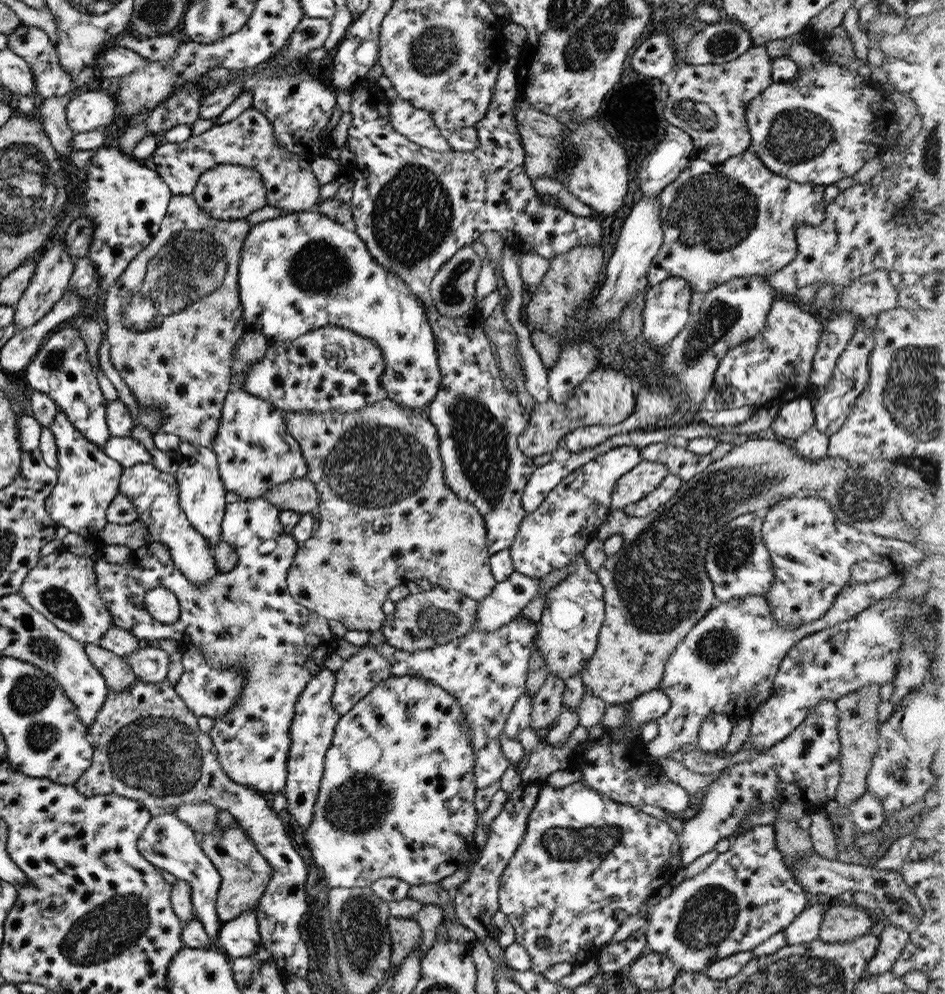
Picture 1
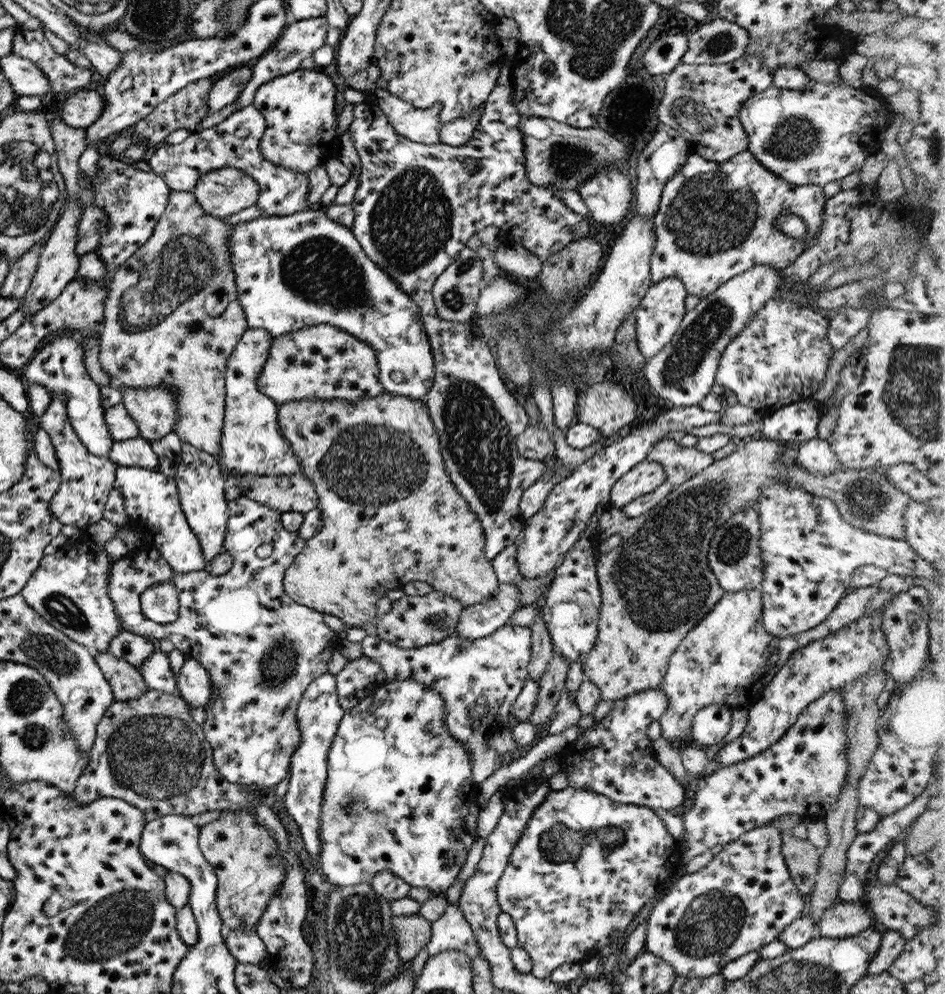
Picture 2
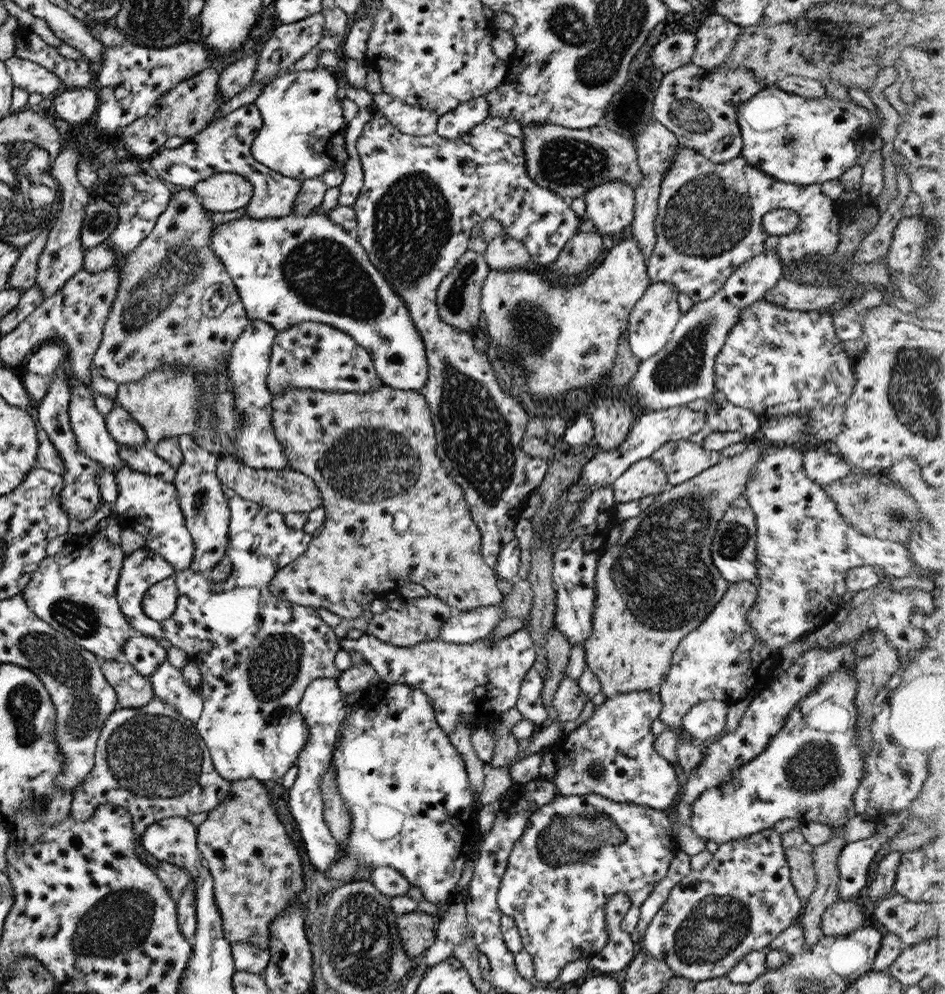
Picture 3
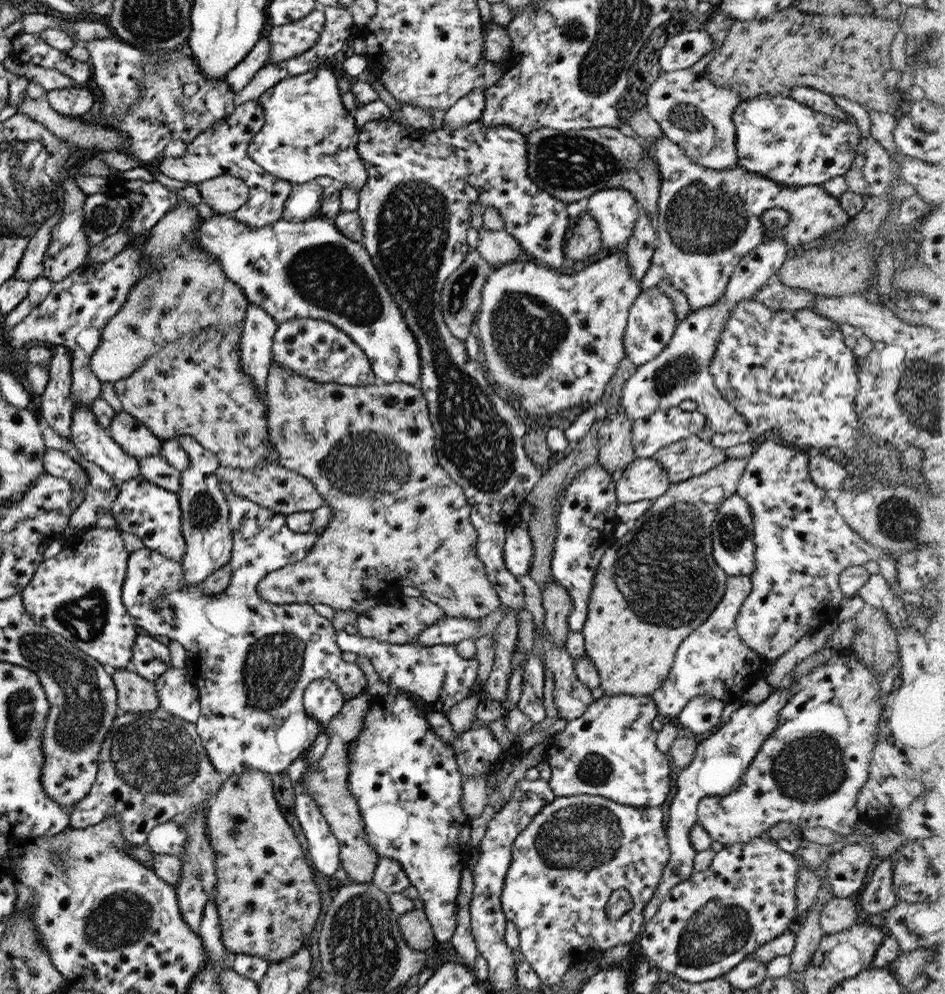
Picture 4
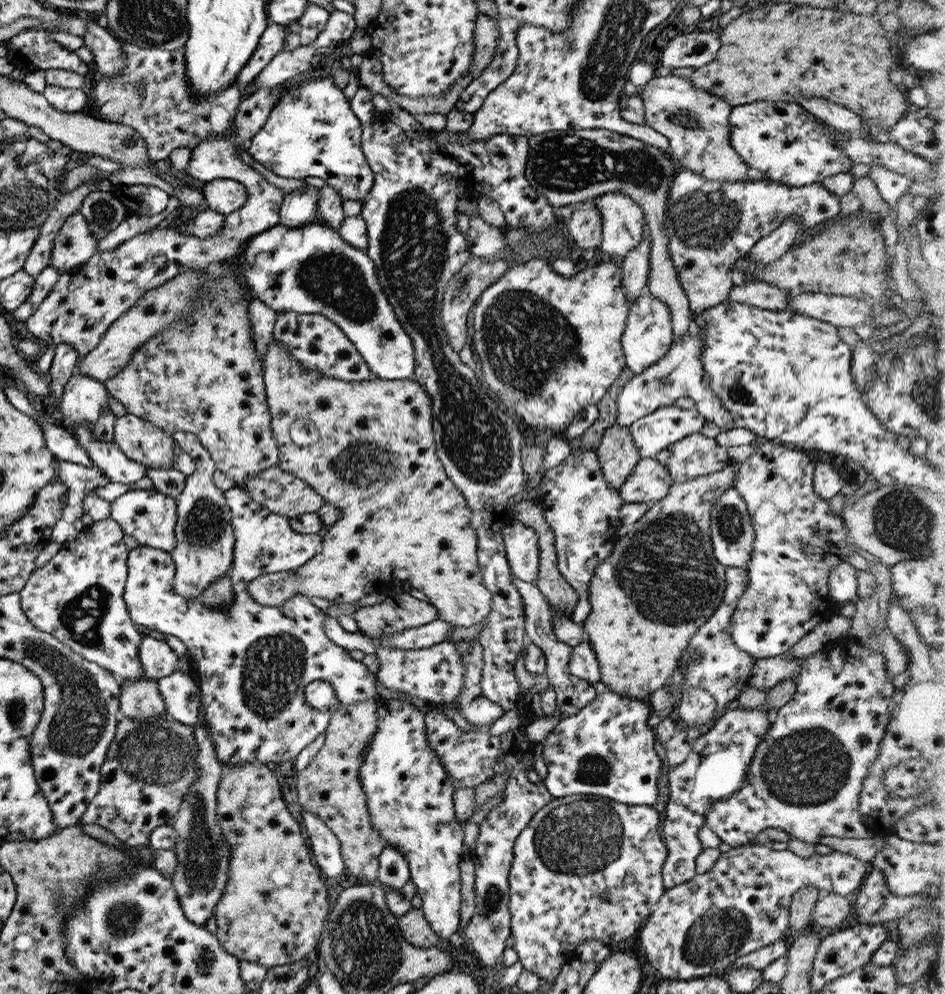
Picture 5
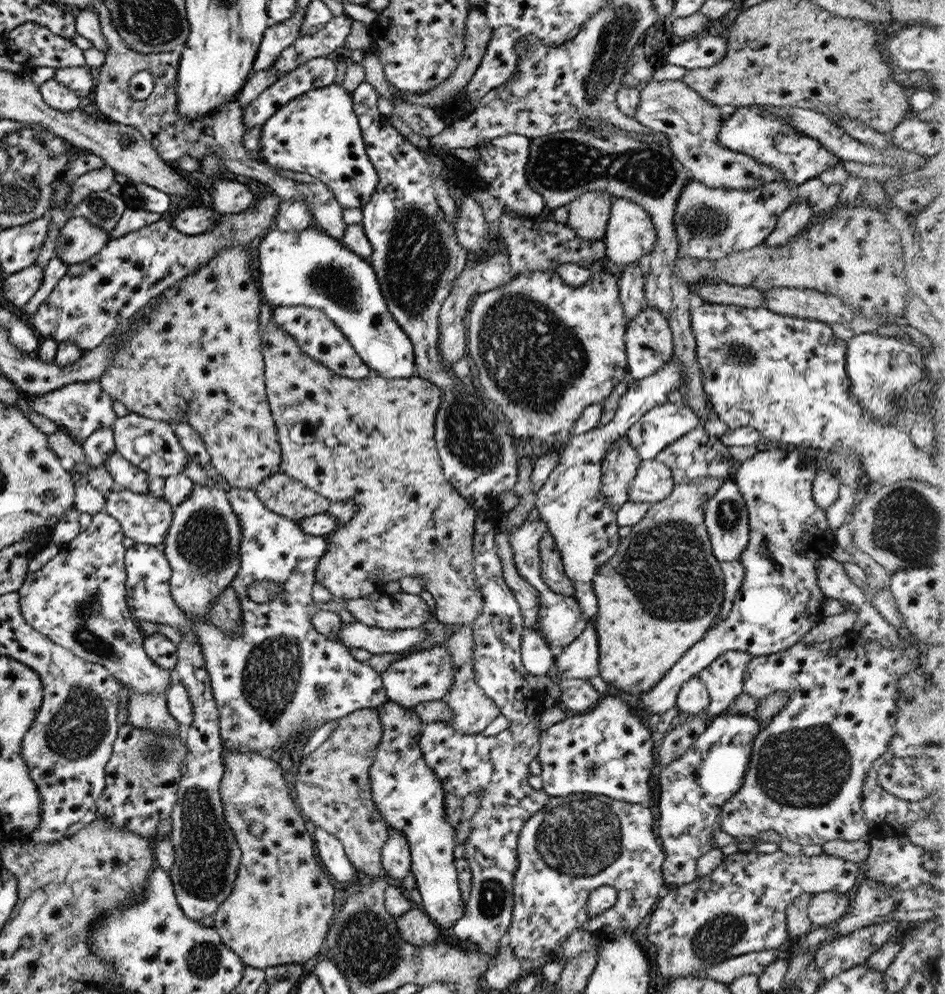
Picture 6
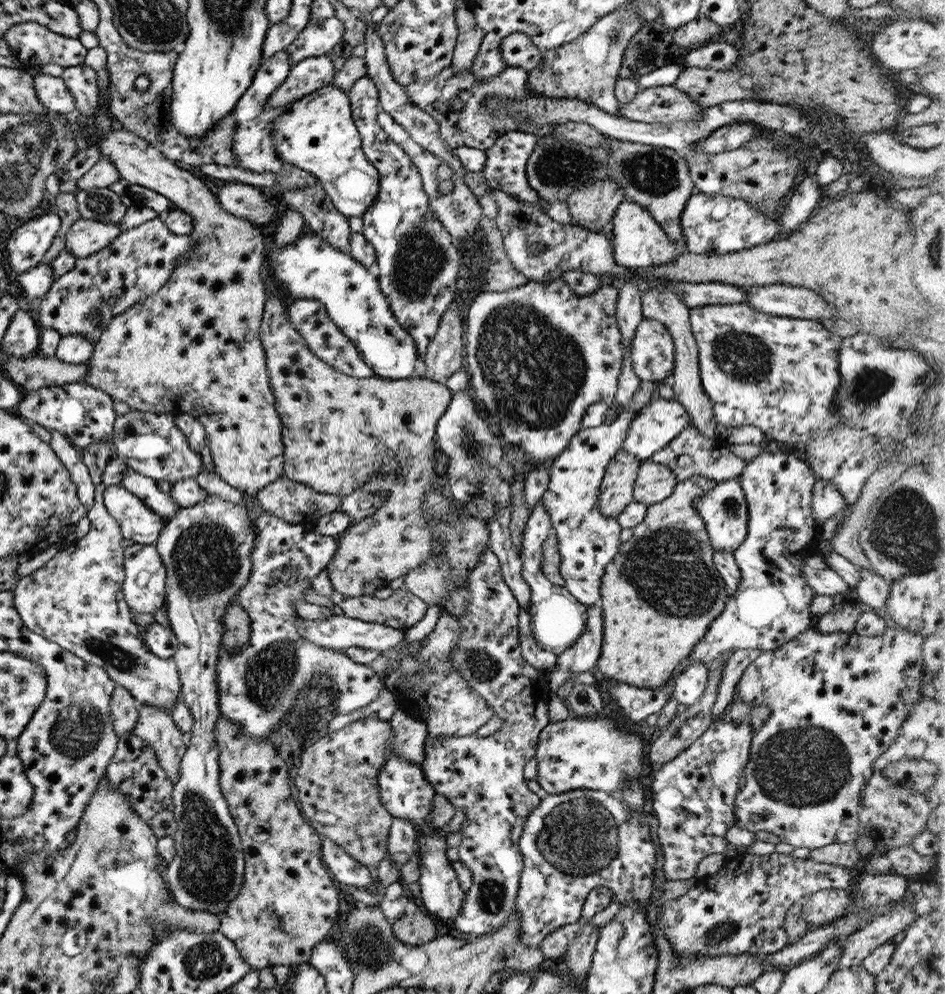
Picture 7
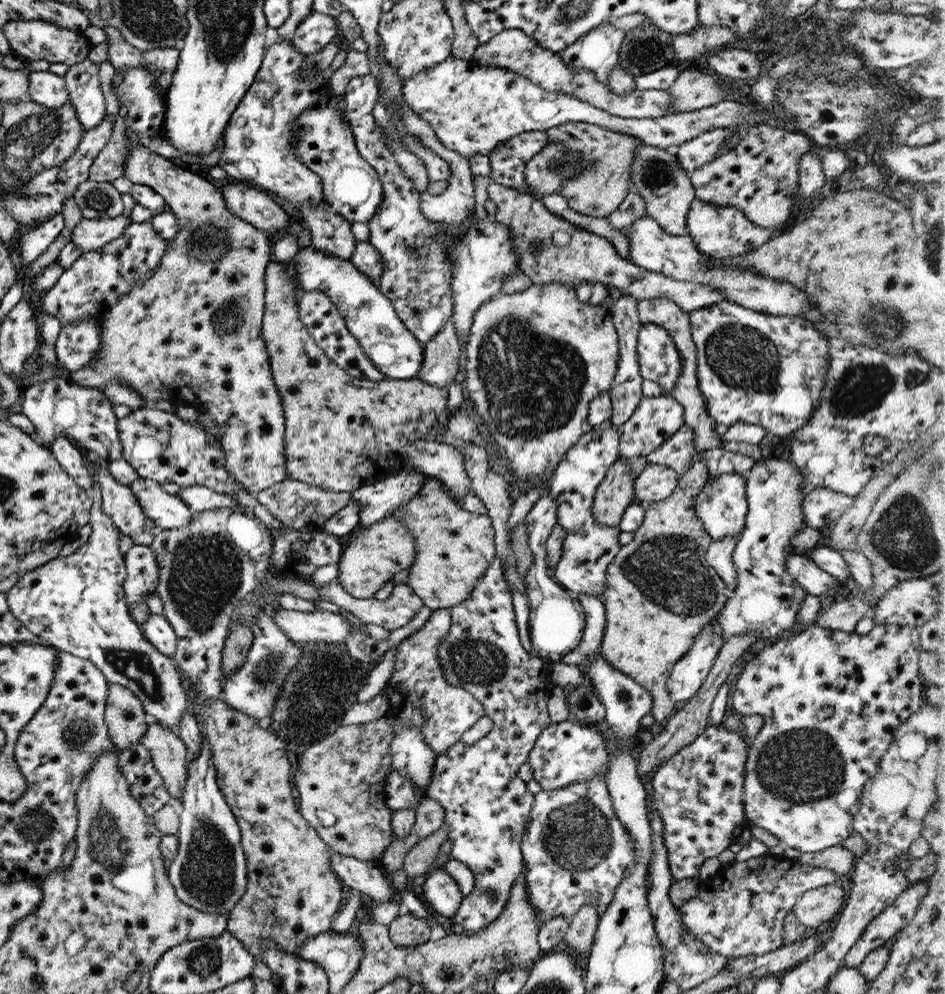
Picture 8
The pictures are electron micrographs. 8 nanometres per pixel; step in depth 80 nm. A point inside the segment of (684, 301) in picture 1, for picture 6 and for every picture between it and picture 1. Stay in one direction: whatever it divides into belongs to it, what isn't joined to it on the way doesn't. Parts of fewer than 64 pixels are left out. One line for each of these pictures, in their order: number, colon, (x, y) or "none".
2: (661, 309)
3: (651, 320)
4: (650, 322)
5: (647, 335)
6: (647, 338)

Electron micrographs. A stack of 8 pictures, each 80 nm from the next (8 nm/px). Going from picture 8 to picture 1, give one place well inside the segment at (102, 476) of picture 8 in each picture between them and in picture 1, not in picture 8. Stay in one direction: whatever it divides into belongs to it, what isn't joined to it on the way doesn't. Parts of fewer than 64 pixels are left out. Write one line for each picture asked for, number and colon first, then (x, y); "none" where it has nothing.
1: (153, 494)
2: (150, 500)
3: (148, 505)
4: (148, 511)
5: (146, 515)
6: (143, 518)
7: (136, 523)

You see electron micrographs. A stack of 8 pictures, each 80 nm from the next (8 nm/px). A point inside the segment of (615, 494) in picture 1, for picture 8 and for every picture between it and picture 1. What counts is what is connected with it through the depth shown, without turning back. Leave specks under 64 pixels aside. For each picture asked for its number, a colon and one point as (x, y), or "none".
2: (643, 478)
3: (643, 478)
4: (643, 479)
5: (648, 482)
6: (652, 482)
7: (654, 482)
8: (655, 482)

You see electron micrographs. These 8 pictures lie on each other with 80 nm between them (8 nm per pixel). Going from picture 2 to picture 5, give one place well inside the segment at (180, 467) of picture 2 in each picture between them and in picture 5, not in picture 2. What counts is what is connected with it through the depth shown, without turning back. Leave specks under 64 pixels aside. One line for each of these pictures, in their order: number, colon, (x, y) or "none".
3: (205, 513)
4: (204, 526)
5: (204, 539)

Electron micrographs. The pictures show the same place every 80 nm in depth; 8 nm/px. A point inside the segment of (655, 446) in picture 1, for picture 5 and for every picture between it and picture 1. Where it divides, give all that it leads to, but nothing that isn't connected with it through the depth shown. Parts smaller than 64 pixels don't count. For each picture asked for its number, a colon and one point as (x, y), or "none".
2: (679, 463)
3: (680, 461)
4: (689, 457)
5: (695, 455)

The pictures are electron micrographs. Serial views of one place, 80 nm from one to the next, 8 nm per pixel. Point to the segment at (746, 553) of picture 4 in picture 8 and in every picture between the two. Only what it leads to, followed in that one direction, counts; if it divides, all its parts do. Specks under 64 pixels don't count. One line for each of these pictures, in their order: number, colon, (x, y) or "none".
5: (731, 535)
6: (725, 516)
7: (723, 511)
8: (720, 506)

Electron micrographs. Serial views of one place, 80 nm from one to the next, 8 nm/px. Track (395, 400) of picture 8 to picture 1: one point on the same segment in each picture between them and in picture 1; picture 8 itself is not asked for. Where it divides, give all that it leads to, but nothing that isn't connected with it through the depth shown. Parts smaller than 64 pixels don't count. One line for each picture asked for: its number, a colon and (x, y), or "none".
1: (384, 516)
2: (374, 463)
3: (370, 454)
4: (396, 517)
5: (402, 520)
6: (375, 446)
7: (340, 434)

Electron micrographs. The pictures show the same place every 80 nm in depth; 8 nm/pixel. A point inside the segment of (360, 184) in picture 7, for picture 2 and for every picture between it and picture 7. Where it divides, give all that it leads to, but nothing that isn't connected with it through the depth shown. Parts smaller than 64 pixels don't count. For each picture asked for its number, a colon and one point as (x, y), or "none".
2: (300, 133)
3: (302, 126)
4: (307, 132)
5: (310, 131)
6: (317, 133)

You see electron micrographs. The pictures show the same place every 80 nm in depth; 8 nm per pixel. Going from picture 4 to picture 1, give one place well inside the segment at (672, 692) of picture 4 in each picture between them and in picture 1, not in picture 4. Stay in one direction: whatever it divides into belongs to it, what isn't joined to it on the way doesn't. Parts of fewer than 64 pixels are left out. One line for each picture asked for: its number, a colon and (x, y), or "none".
1: (725, 664)
2: (726, 658)
3: (720, 660)

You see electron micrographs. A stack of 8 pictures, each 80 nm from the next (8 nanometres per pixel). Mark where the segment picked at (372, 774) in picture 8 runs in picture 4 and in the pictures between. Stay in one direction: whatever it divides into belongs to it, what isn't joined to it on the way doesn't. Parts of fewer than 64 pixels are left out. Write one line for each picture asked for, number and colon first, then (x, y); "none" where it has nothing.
4: (326, 781)
5: (329, 787)
6: (332, 790)
7: (337, 795)

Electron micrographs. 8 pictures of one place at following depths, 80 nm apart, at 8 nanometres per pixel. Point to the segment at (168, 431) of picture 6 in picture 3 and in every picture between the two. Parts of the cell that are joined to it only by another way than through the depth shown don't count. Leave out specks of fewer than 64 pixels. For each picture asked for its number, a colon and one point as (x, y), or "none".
3: (126, 432)
4: (134, 439)
5: (139, 440)

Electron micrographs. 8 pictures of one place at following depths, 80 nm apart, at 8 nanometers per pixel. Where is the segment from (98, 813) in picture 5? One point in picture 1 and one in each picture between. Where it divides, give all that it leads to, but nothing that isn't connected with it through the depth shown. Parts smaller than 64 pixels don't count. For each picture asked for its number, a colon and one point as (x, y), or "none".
1: (146, 746)
2: (148, 751)
3: (150, 760)
4: (151, 765)

